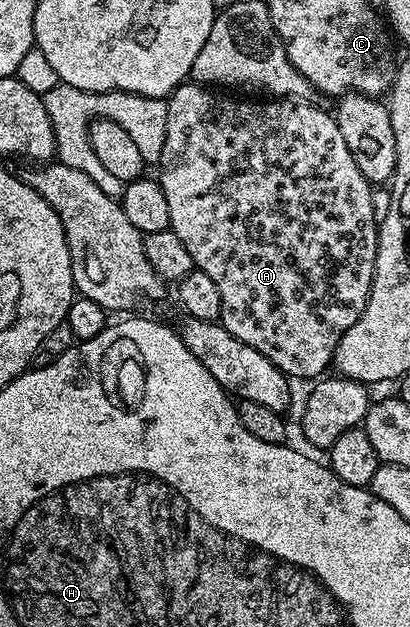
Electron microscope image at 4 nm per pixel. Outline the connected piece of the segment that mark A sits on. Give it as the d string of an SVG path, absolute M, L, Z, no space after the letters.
M194 82L180 84L166 97L166 101L165 146L157 165L157 179L161 190L165 190L165 199L169 201L171 231L181 238L185 250L189 250L192 265L217 282L217 291L221 293L219 320L223 328L229 330L233 338L241 338L245 346L261 350L261 354L265 354L265 358L276 364L288 378L311 382L322 377L332 367L335 348L341 342L345 330L349 330L349 326L361 318L367 299L371 296L380 226L377 212L375 216L375 200L371 197L373 185L361 174L361 170L357 170L357 162L353 162L353 154L349 154L349 146L345 146L345 138L334 115L328 109L326 112L310 104L312 101L307 98L271 98L264 102L259 98L236 98L231 94L220 94Z

